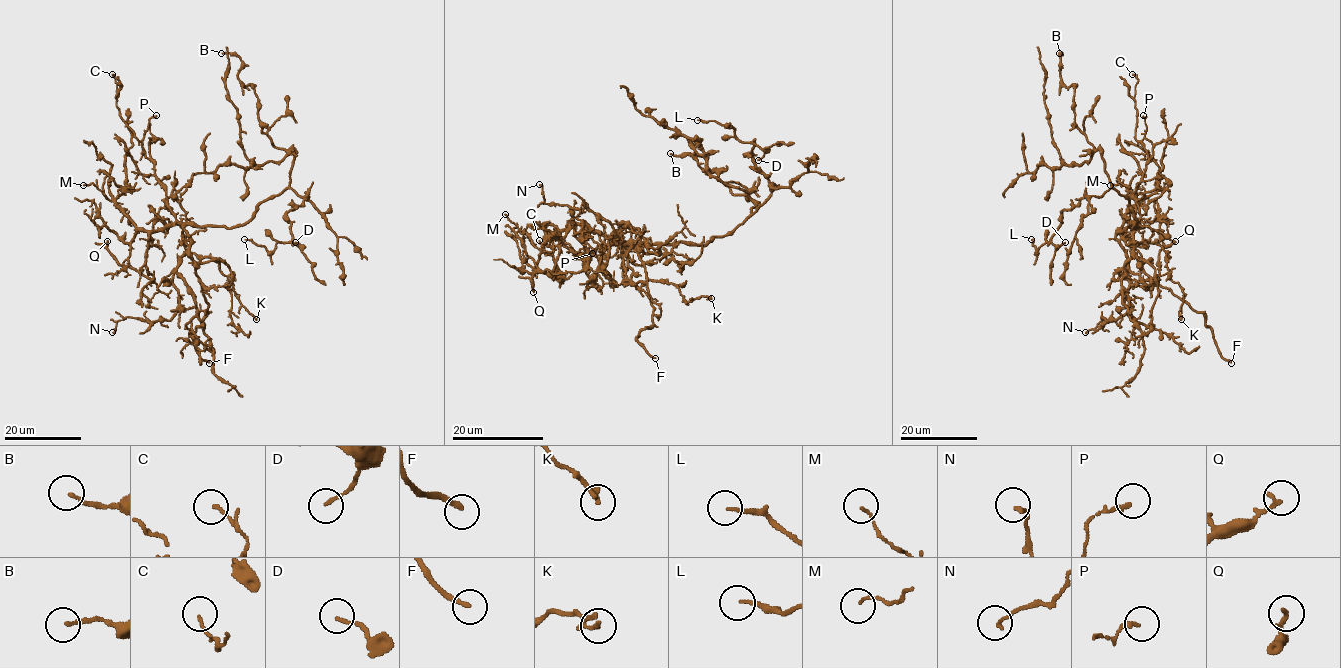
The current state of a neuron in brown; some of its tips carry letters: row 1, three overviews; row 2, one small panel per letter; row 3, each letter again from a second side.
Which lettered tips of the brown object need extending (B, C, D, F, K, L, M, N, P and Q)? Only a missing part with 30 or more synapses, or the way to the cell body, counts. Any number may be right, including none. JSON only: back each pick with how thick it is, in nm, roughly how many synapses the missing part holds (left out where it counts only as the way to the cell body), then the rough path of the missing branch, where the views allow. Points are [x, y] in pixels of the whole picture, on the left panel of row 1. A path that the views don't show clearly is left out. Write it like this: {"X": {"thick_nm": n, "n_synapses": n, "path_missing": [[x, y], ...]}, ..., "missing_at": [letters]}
{"F": {"thick_nm": 220, "path_missing": [[209, 363], [221, 375], [224, 392], [214, 402], [199, 403], [190, 411], [188, 407]]}, "missing_at": ["F"]}

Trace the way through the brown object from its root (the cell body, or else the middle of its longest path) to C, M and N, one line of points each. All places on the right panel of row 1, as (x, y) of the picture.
C: (1136, 219), (1134, 227), (1136, 185), (1148, 158), (1135, 137), (1138, 79), (1132, 74)
M: (1136, 219), (1136, 227), (1131, 224), (1119, 230), (1123, 216), (1139, 201), (1119, 182), (1110, 185)
N: (1136, 219), (1134, 255), (1124, 265), (1128, 310), (1117, 319), (1101, 317), (1085, 332)

